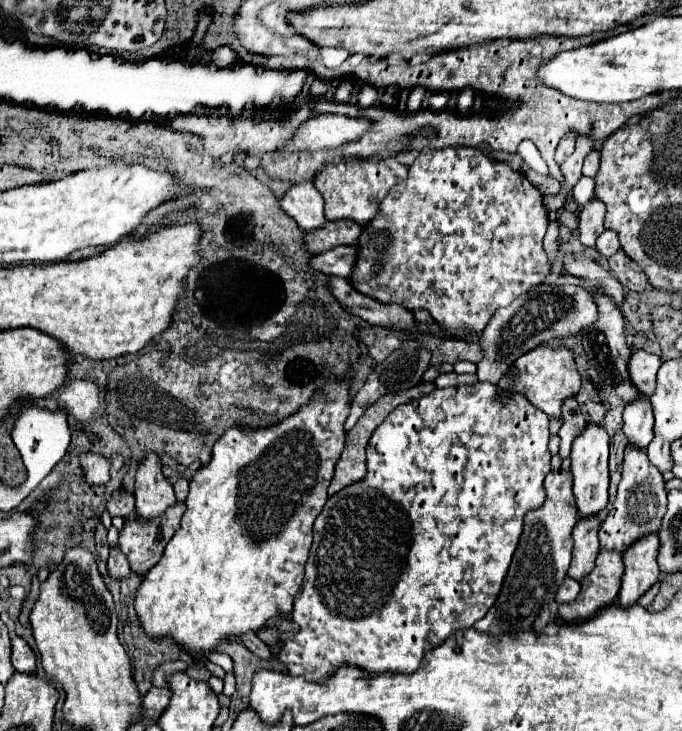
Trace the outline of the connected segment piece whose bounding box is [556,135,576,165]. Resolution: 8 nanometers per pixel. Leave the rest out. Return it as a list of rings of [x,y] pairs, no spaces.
[[[568,135],[568,137],[558,145],[558,149],[556,149],[556,163],[558,163],[558,165],[560,165],[568,155],[574,153],[574,143],[576,143],[574,135]]]

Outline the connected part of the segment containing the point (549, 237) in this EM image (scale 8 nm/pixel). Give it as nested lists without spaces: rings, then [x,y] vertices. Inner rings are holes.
[[[551,221],[543,240],[544,250],[546,251],[551,266],[553,265],[559,246],[557,242],[559,227],[560,225],[557,222]]]

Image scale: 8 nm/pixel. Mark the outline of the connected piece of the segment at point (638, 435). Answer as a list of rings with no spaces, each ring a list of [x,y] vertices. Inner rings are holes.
[[[642,397],[640,401],[630,401],[624,407],[624,435],[628,437],[630,445],[636,445],[640,449],[646,449],[652,441],[652,405],[648,397]]]

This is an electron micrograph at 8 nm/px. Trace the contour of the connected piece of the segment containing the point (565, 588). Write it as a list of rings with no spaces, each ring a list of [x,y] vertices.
[[[566,577],[564,583],[560,585],[558,593],[556,593],[556,601],[558,603],[572,603],[578,593],[580,593],[580,583],[572,577]]]

